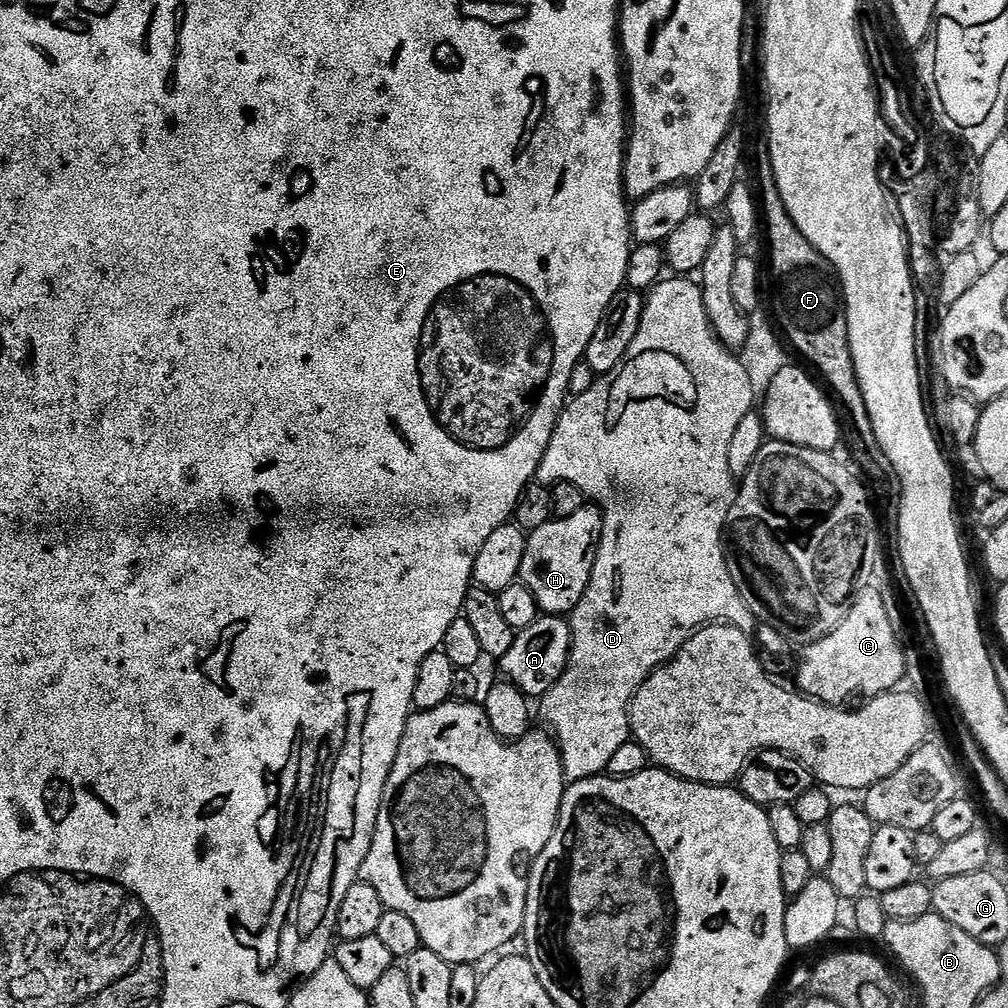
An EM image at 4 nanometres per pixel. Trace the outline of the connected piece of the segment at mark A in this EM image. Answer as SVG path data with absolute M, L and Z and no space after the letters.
M541 615L539 620L534 622L534 626L526 626L526 630L517 632L514 638L514 646L510 646L510 651L499 657L501 677L506 678L507 683L524 691L524 695L529 698L542 698L562 678L565 668L568 666L568 655L572 653L572 626L565 617Z

